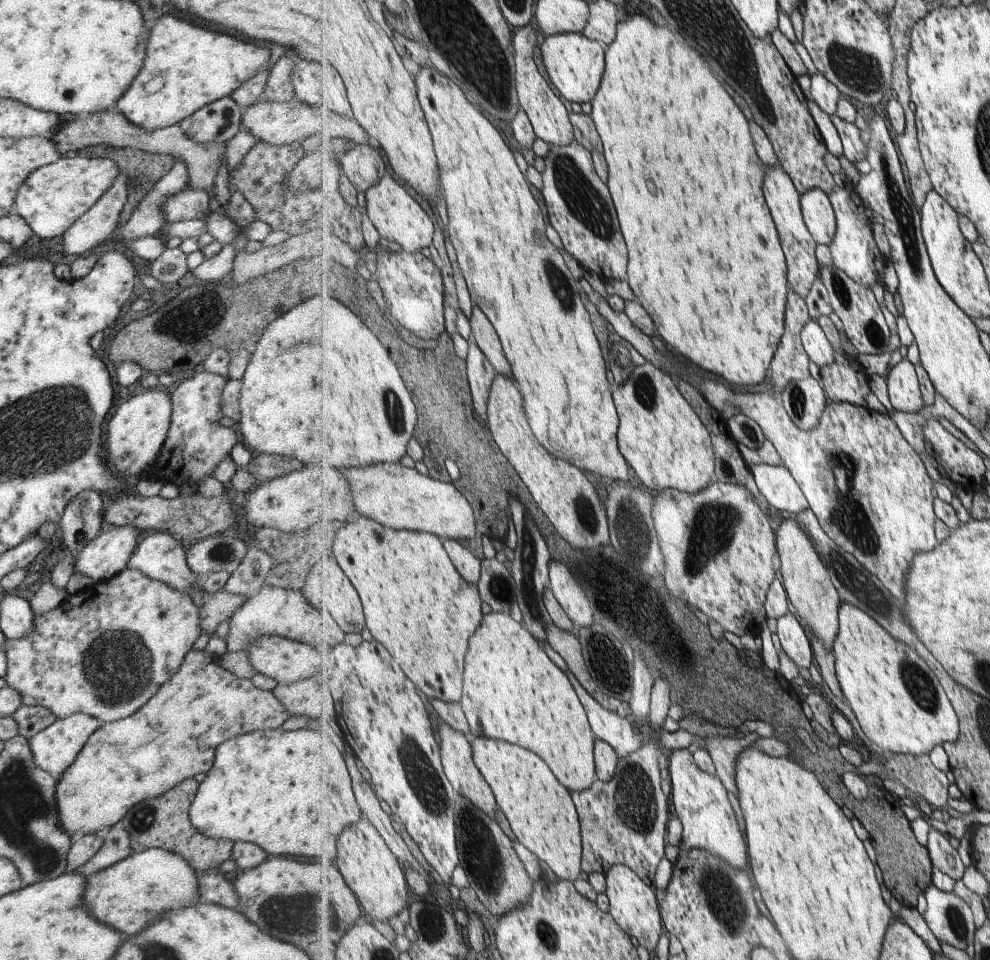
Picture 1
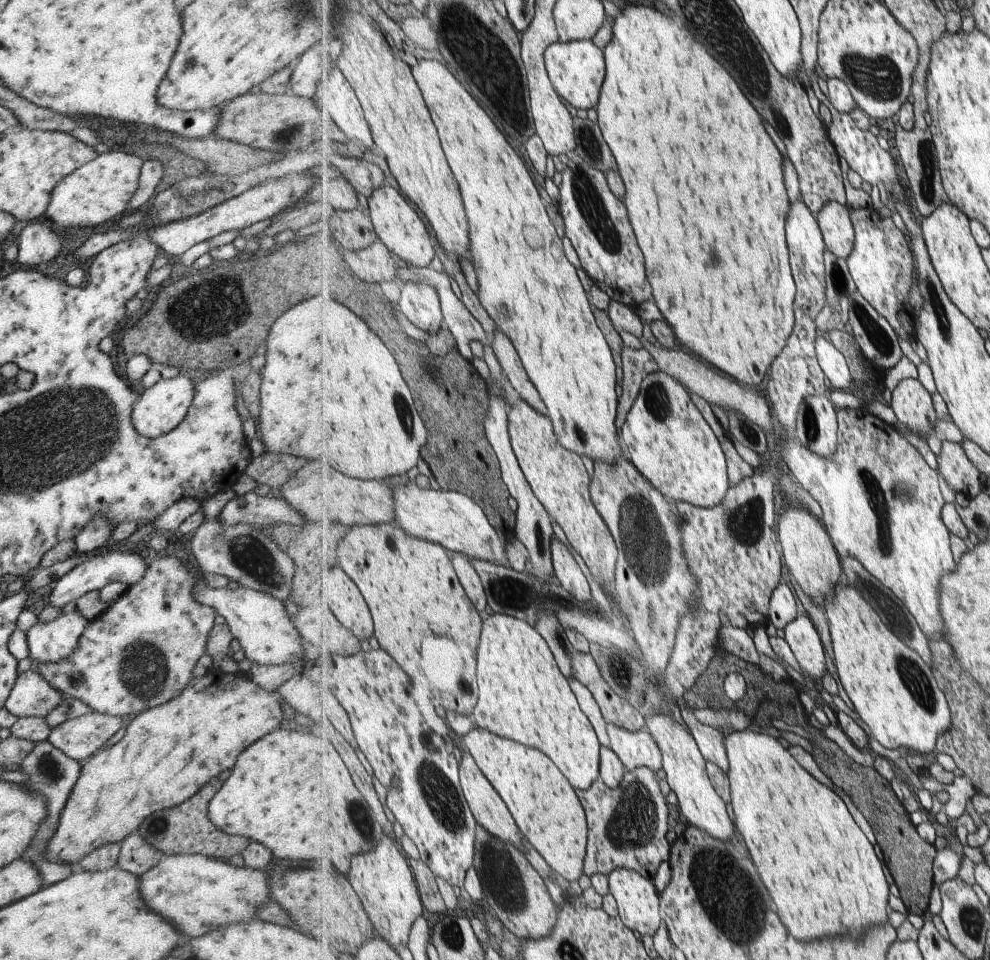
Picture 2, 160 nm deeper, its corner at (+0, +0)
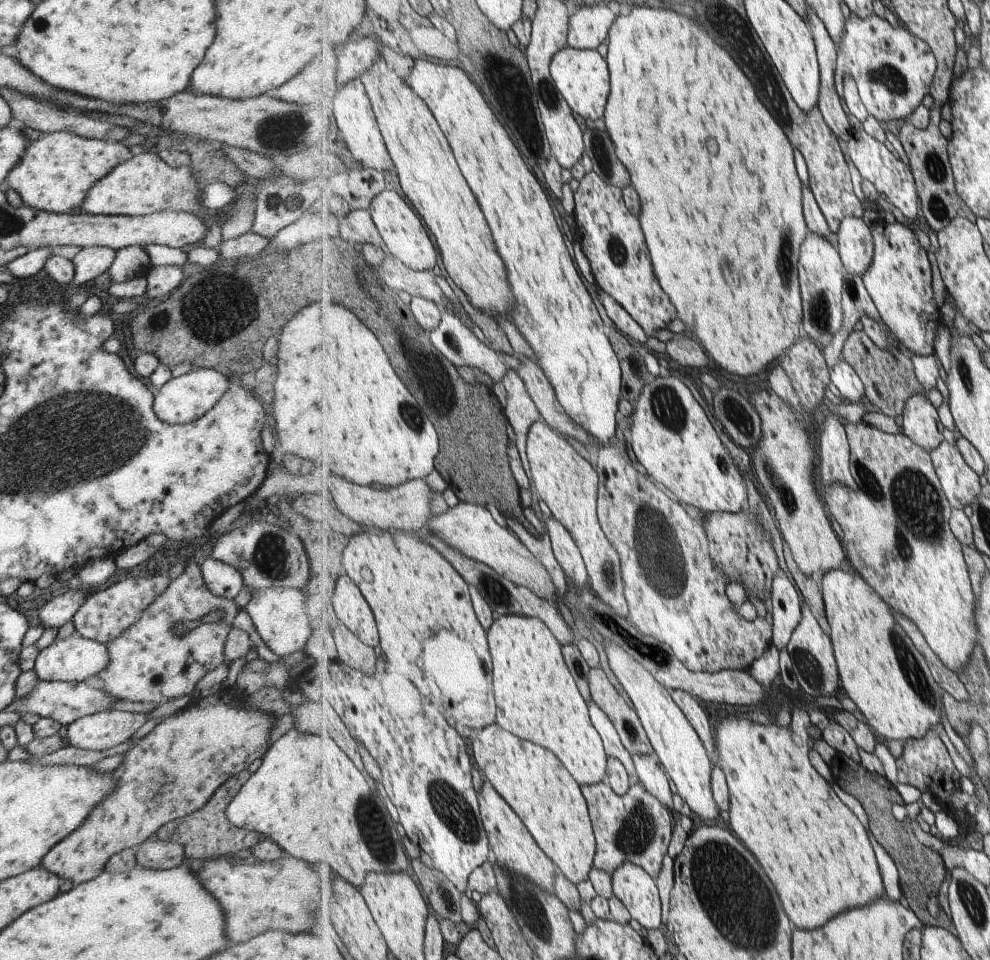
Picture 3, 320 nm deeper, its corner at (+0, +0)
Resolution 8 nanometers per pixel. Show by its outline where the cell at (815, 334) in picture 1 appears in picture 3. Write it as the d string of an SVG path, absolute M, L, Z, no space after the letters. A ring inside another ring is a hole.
M843 358L834 368L830 368L833 384L841 392L842 401L859 403L866 396L866 386L860 374Z

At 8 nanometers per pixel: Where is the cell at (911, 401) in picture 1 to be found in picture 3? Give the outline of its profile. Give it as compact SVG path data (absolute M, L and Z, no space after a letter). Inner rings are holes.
M925 395L911 397L904 410L902 432L923 450L933 452L945 440L937 408Z

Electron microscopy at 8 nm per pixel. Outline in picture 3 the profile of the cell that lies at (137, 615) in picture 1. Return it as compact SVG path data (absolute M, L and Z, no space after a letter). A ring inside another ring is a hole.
M194 561L188 562L184 569L185 571L181 576L169 579L167 588L142 611L142 614L133 625L116 639L113 639L113 642L105 644L110 659L106 668L96 676L103 680L102 689L107 694L115 697L116 700L130 700L131 702L142 703L167 702L167 700L188 695L195 688L195 684L199 682L199 678L203 678L206 672L217 668L221 663L226 664L224 660L224 644L226 643L227 633L233 629L231 621L238 612L235 603L231 599L217 597L209 592L201 576L200 568ZM215 610L221 612L221 618L217 622L200 623L181 638L171 632L175 622L182 620L199 622L203 616L207 616L209 612L215 612Z

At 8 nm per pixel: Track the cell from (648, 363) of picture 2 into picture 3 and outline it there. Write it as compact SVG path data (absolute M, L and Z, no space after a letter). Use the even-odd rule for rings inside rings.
M632 414L623 419L620 418L620 424L618 426L617 439L618 443L615 446L605 446L598 451L598 460L596 469L598 470L599 476L602 482L602 488L600 490L600 497L598 498L598 513L600 521L602 522L603 530L606 531L607 538L614 544L614 547L618 550L622 562L622 579L624 580L624 591L626 597L629 599L631 620L633 626L636 626L640 631L645 633L647 636L656 638L659 642L663 642L664 645L668 646L671 654L676 655L681 659L681 662L685 664L689 670L698 671L699 673L718 673L722 670L736 670L736 671L749 671L752 664L761 658L768 647L772 645L774 640L774 626L769 624L769 620L763 616L757 616L755 620L745 620L741 614L739 614L738 607L733 605L733 602L729 600L727 596L727 586L729 586L730 578L725 574L723 569L720 569L716 565L716 560L712 555L710 549L710 542L703 526L703 522L699 518L695 519L692 515L692 511L689 511L683 504L669 494L665 489L662 489L657 482L651 480L645 473L641 472L640 468L635 466L635 459L629 449L629 444L623 439L623 432L625 428L632 424Z

